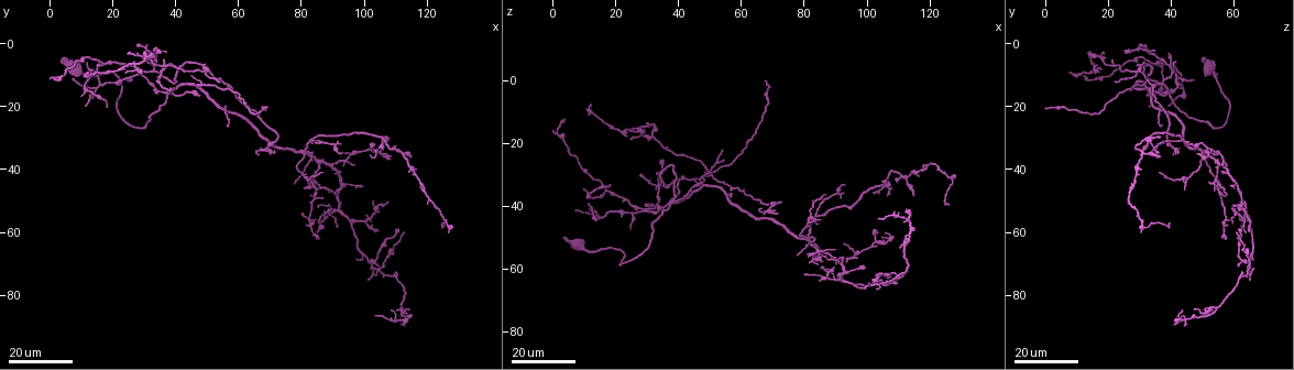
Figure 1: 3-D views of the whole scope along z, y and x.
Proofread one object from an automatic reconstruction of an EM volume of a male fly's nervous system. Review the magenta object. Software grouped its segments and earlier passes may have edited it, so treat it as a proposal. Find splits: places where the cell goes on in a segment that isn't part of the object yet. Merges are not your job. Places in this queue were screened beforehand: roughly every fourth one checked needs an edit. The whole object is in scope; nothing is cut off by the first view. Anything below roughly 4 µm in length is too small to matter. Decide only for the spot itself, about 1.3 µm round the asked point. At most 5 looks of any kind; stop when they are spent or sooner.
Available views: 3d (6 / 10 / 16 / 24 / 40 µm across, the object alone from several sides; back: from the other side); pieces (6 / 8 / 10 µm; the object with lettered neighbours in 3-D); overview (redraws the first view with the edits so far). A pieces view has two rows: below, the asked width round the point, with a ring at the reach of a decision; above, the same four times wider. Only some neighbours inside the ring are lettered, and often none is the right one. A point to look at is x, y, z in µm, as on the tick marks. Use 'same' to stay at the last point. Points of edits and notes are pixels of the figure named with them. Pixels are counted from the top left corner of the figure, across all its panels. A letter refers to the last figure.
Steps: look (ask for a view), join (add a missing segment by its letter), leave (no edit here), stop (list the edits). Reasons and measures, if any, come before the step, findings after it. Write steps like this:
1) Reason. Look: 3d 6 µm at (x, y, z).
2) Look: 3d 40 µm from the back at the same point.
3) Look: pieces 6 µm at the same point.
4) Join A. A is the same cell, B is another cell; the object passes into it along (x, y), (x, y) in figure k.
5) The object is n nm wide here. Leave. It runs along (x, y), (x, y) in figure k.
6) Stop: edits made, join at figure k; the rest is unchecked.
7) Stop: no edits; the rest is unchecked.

Tapers out. Look: 3d 24 µm at (10, 17, 35).

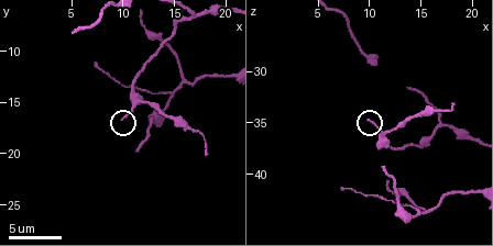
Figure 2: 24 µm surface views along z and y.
Look: pieces 8 µm at (9.8, 16.8, 35.0).

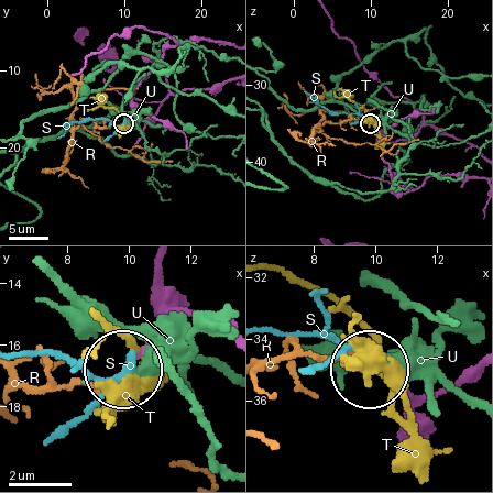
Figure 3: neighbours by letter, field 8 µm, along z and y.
Leave. R, S, T and U are other cells; none of them fits.

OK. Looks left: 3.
Thin end. Look: 3d 6 µm at (11.2, 19.4, 39.6).

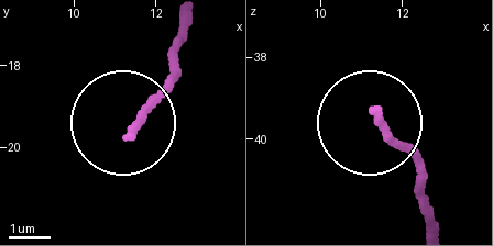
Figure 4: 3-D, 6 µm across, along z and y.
Look: pieces 8 µm at (11.35, 19.60, 39.45).

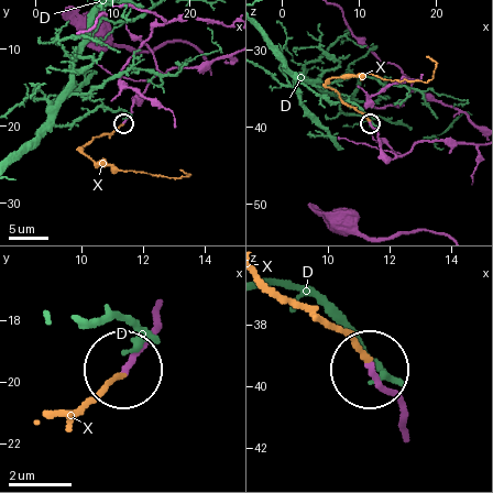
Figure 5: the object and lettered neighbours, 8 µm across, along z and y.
Join X. X is the same cell, D is another cell; the object passes into it along (381, 143), (370, 122), (328, 83), (368, 74), (396, 80) in figure 5; it goes on there.

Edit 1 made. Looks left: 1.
Stop: edits made, join at figure 5; the rest is unchecked.

